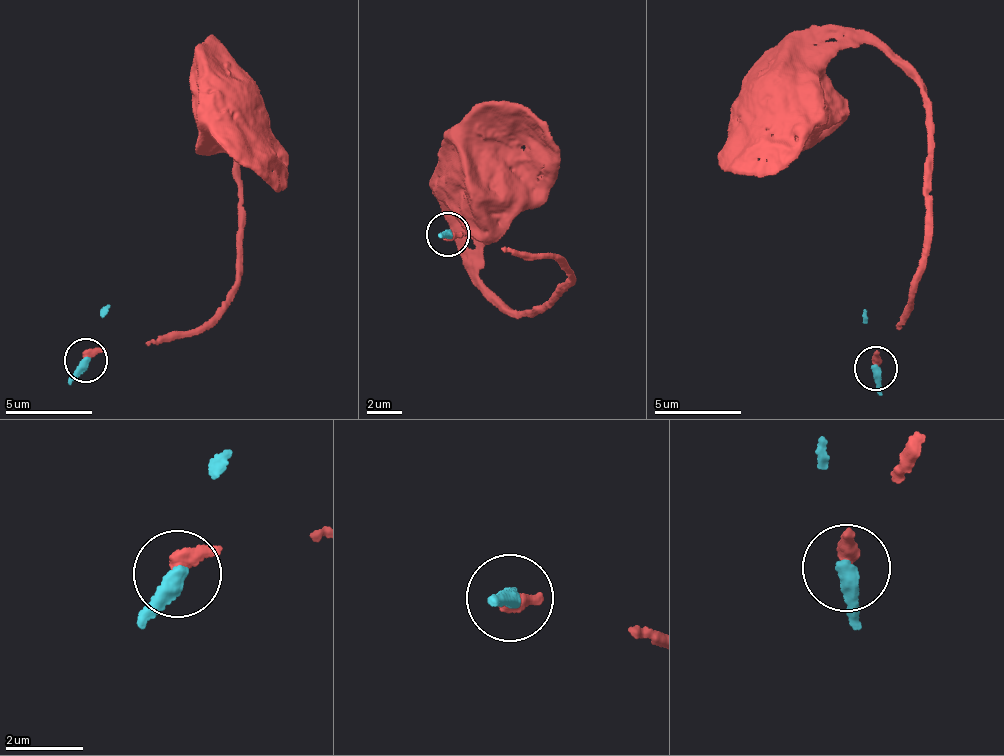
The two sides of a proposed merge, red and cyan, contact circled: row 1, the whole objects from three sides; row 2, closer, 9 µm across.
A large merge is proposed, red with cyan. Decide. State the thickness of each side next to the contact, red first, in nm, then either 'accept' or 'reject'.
400 nm thick on the red side, 400 nm on the other; reject

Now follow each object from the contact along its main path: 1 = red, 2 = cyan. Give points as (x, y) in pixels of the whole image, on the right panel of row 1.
1: (877, 366), (878, 349), (909, 304), (927, 233), (929, 98), (871, 46), (825, 42), (774, 85), (781, 103)
2: (877, 366), (865, 310)

